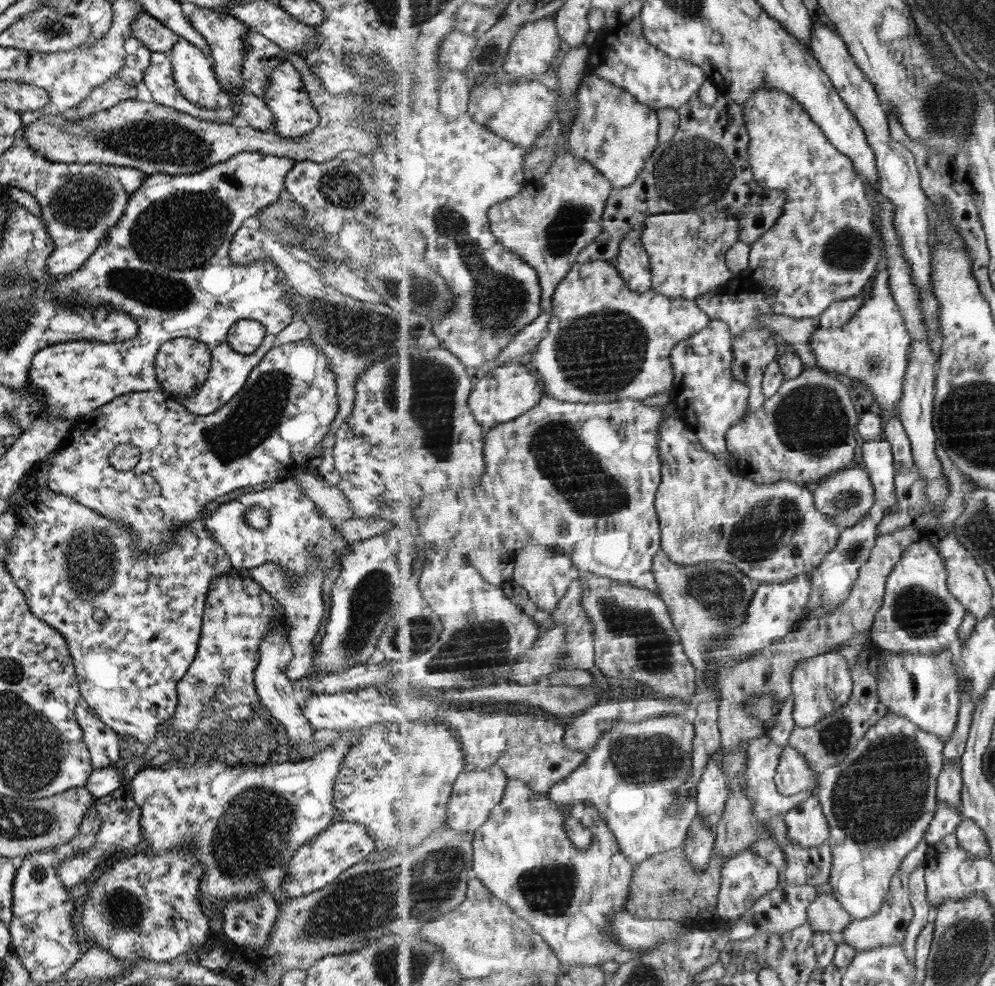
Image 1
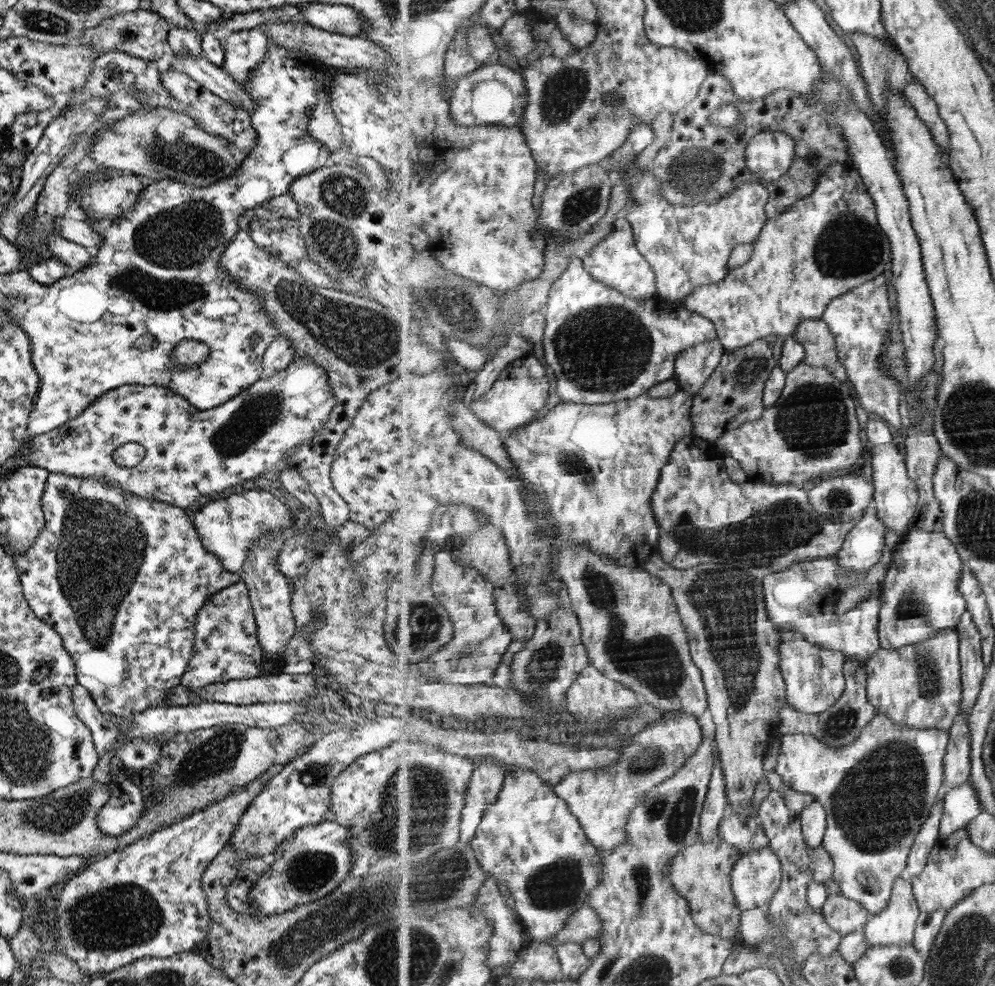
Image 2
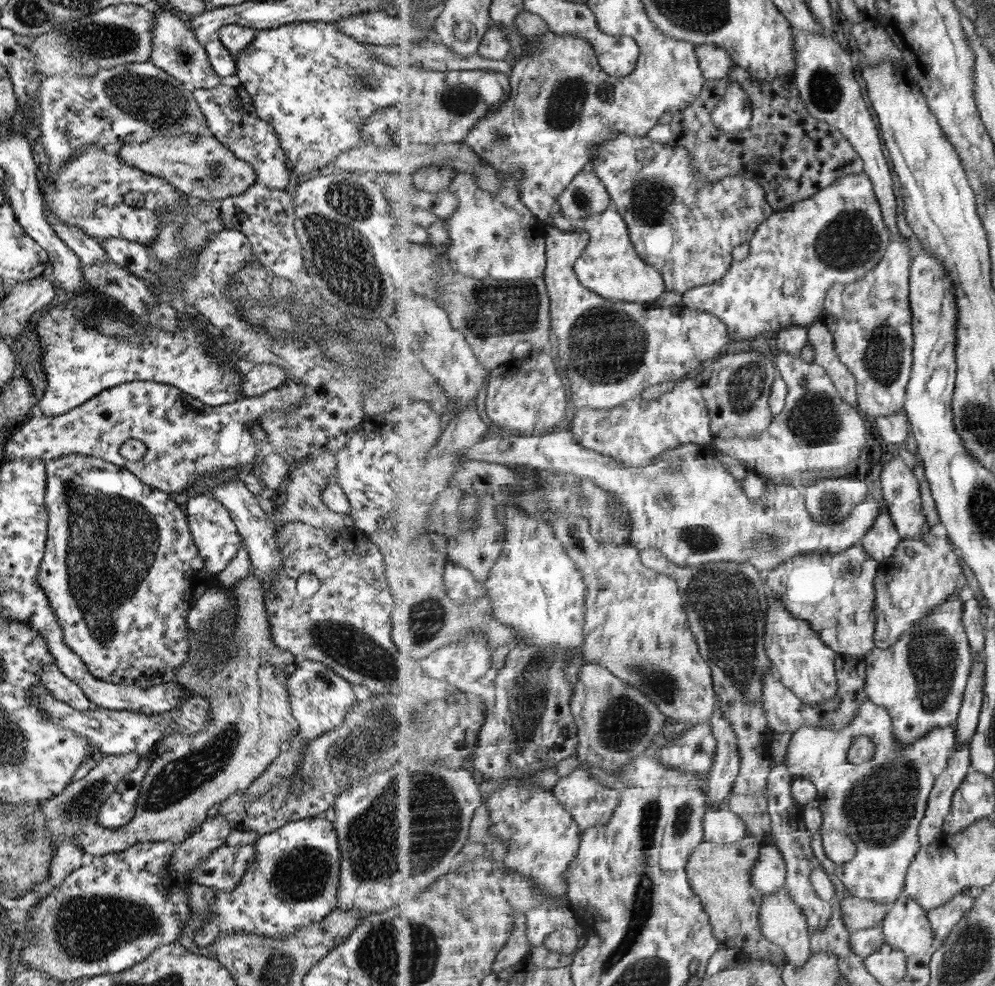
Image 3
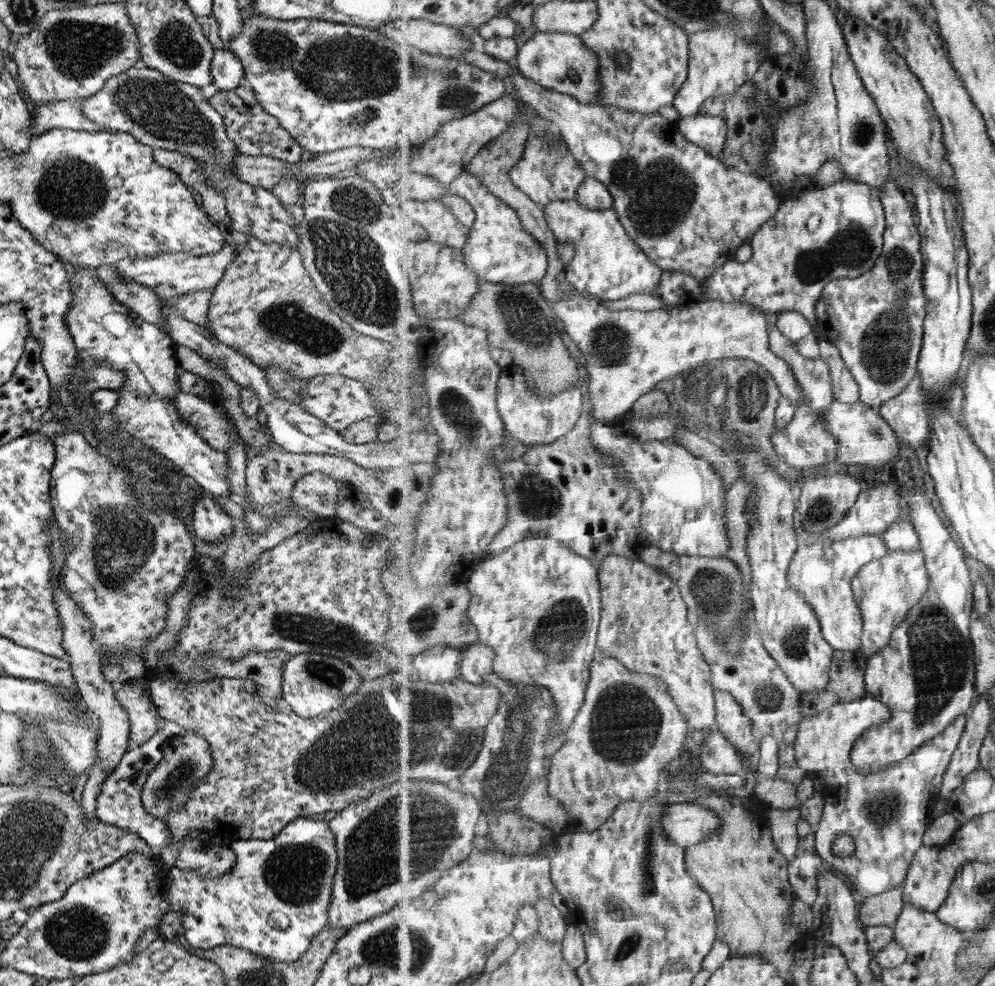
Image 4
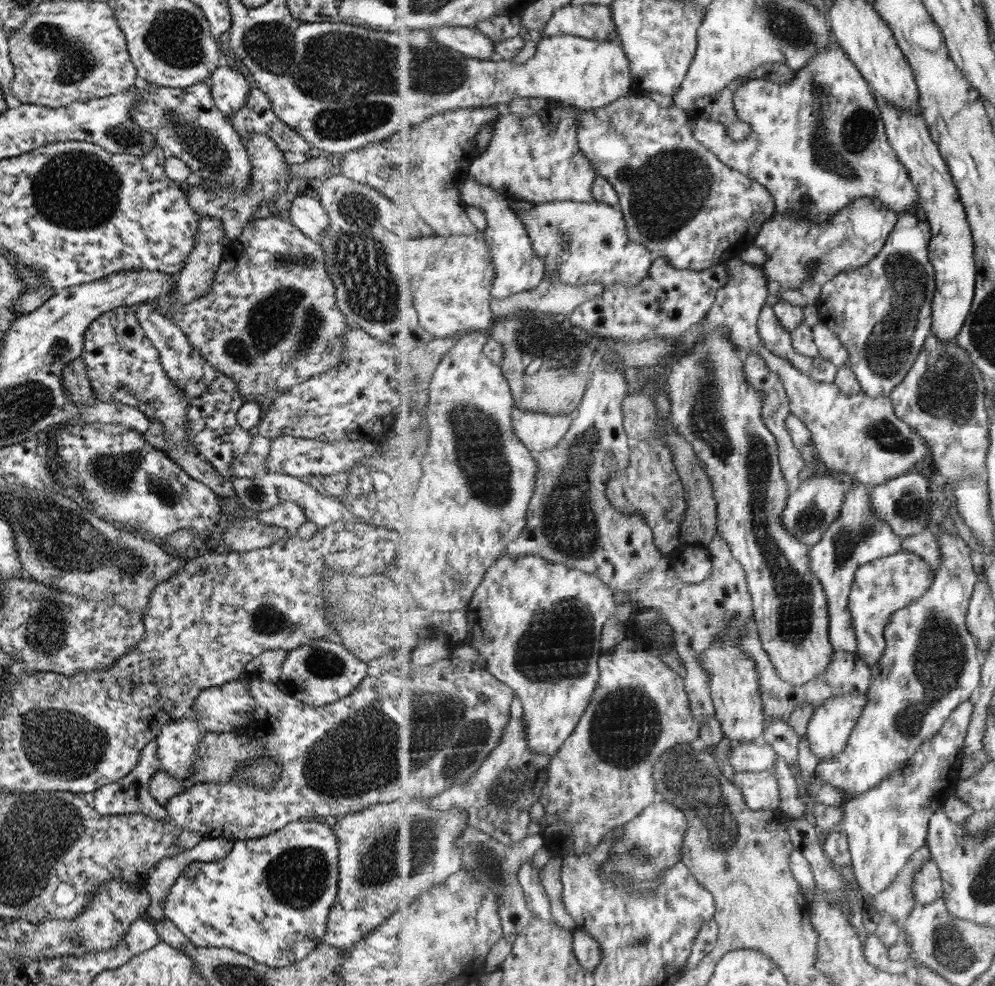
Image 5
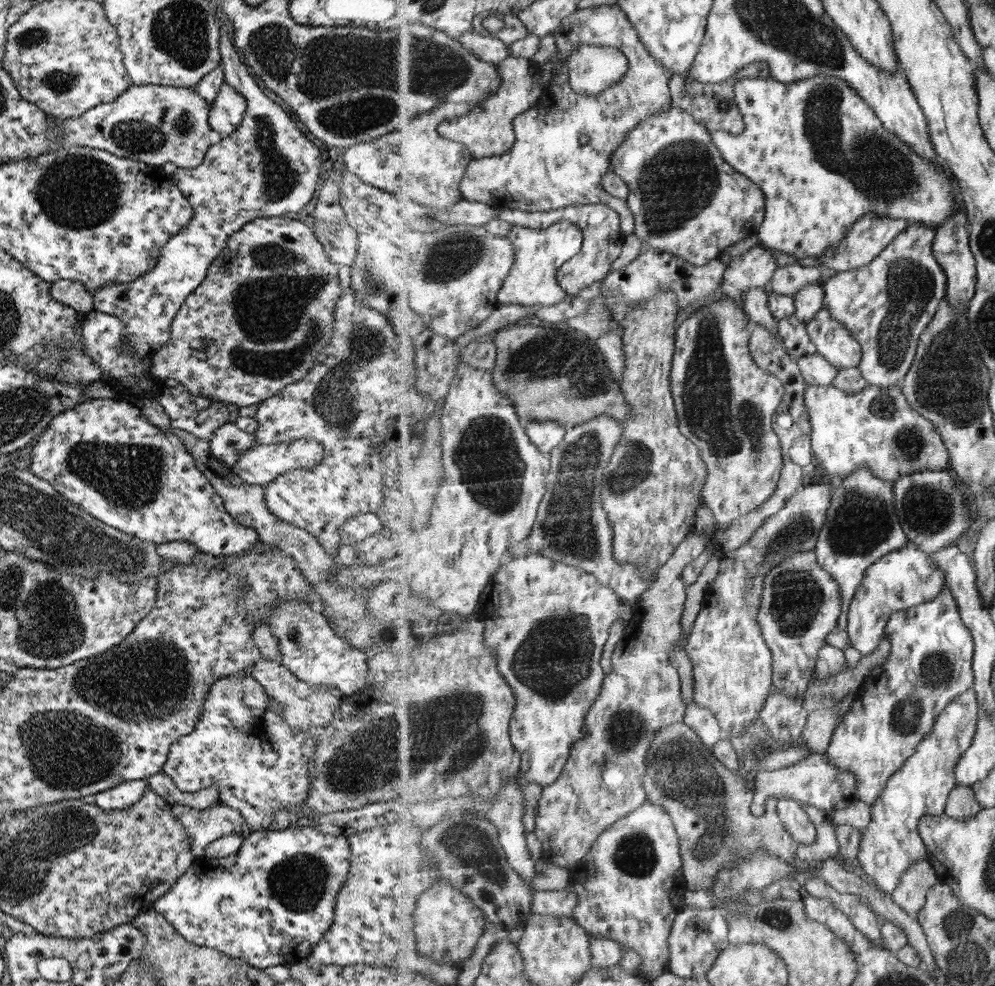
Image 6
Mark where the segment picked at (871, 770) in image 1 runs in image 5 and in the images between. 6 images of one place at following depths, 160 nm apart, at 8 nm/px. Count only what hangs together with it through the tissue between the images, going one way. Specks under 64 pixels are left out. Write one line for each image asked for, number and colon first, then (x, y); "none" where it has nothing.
2: (879, 791)
3: (880, 804)
4: (888, 813)
5: (886, 826)

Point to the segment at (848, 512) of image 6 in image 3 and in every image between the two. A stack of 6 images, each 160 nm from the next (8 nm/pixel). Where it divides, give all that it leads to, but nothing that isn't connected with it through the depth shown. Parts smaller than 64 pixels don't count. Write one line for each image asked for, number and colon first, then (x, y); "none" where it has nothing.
3: (835, 592)
4: (823, 573)
5: (858, 537)

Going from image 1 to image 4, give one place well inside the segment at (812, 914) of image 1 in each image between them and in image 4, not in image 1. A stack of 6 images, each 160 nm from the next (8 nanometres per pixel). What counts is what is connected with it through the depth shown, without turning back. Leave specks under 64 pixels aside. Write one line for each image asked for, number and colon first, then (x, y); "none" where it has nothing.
2: (844, 915)
3: (858, 914)
4: (883, 909)

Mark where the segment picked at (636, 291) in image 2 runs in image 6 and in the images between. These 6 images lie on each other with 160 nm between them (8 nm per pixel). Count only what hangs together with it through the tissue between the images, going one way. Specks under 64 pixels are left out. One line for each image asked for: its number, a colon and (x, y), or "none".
3: (610, 265)
4: (608, 263)
5: (582, 242)
6: (602, 226)

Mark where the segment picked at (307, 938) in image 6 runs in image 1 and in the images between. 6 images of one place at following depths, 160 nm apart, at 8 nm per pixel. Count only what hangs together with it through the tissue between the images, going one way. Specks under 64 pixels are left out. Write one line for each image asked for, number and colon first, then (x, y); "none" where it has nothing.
1: (342, 844)
2: (309, 863)
3: (292, 881)
4: (273, 900)
5: (268, 897)

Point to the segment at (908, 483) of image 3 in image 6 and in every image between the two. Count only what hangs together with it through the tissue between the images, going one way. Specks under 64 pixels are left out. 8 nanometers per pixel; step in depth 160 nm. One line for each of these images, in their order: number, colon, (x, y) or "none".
4: (927, 674)
5: (932, 665)
6: (930, 664)

